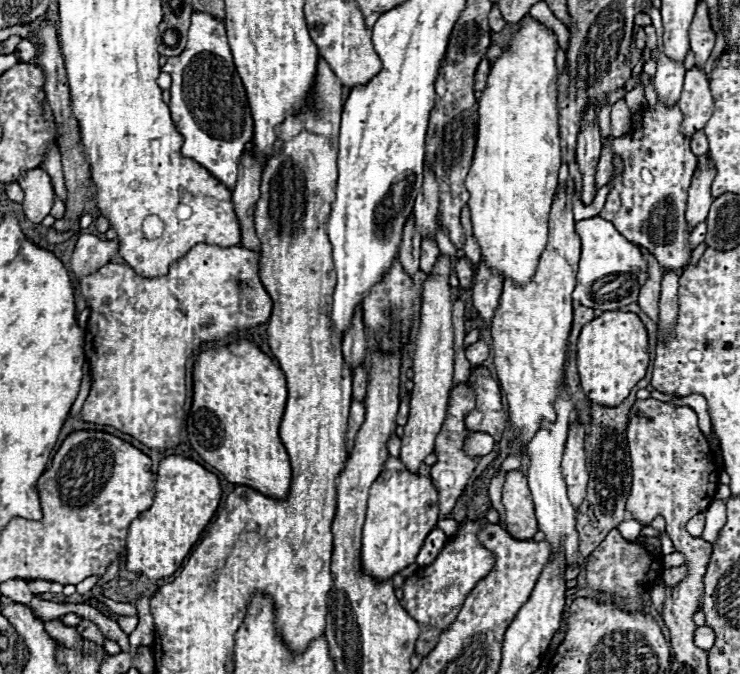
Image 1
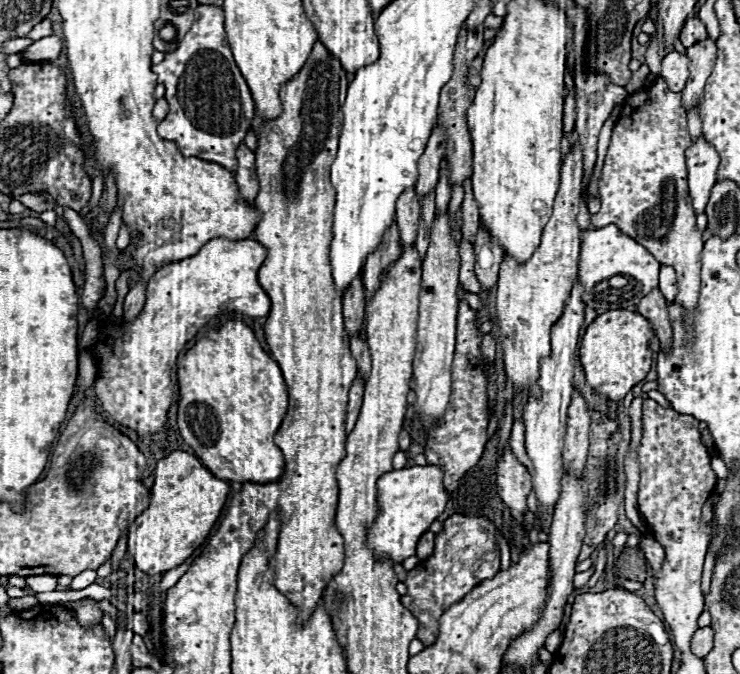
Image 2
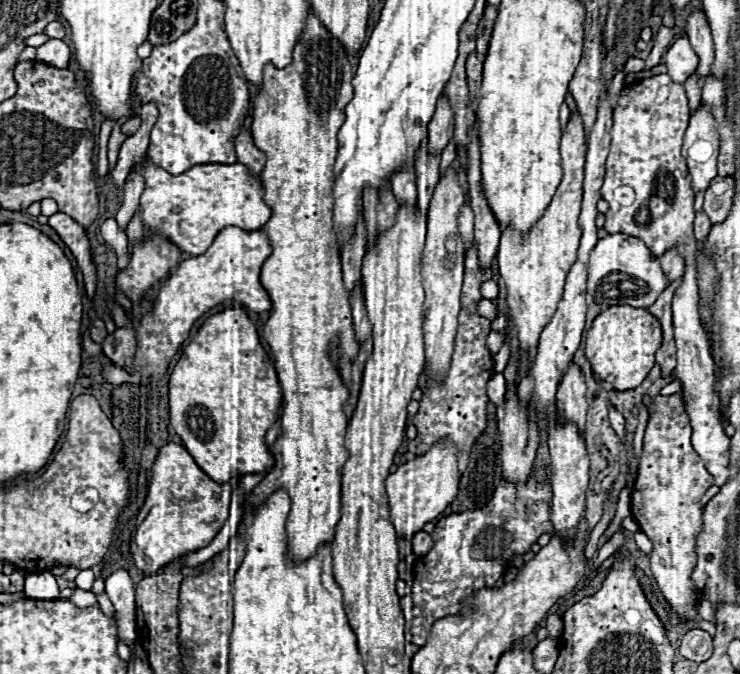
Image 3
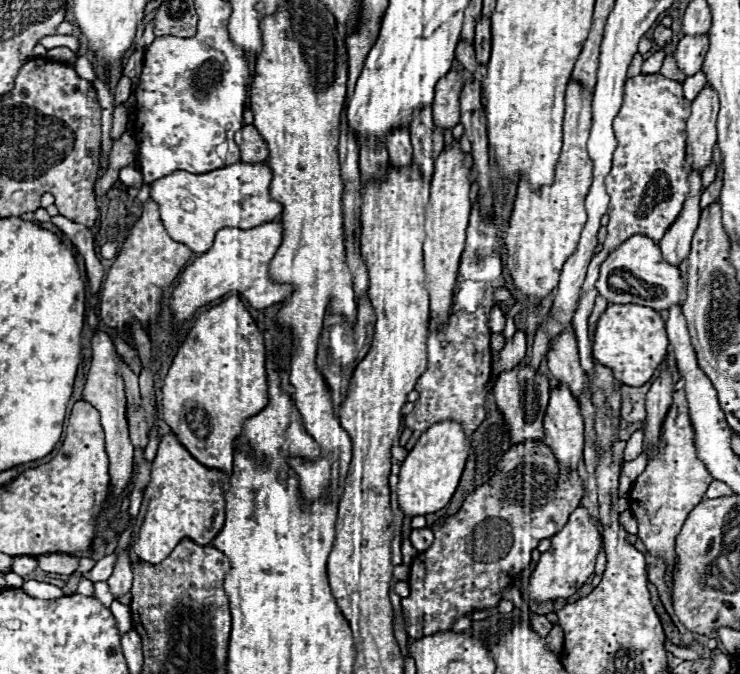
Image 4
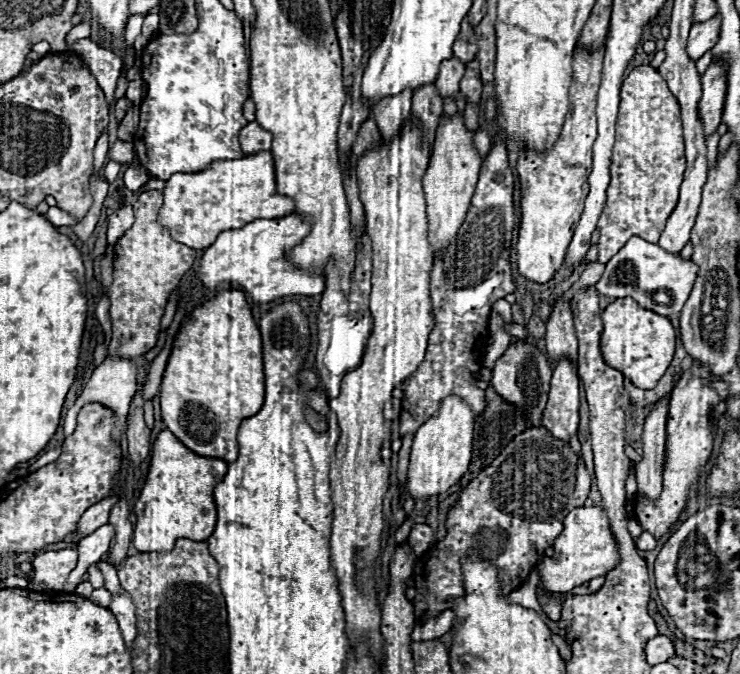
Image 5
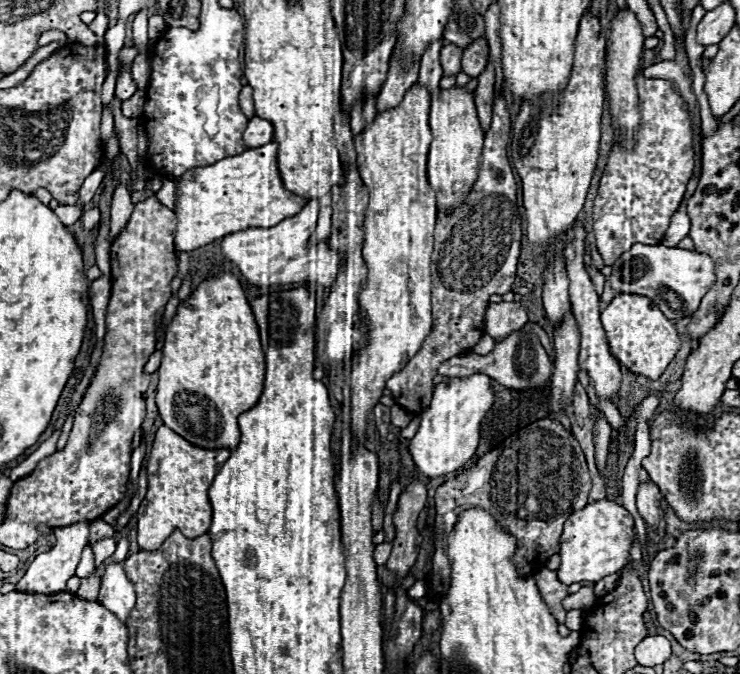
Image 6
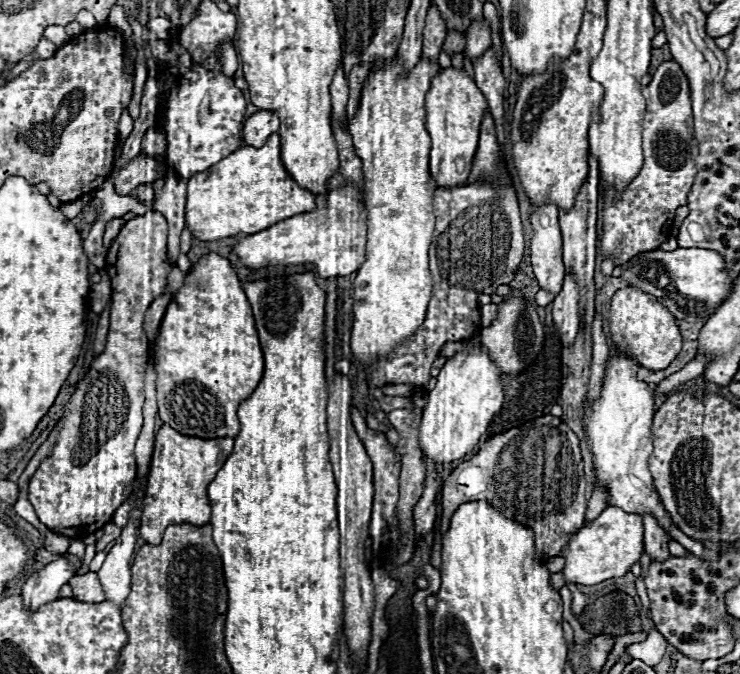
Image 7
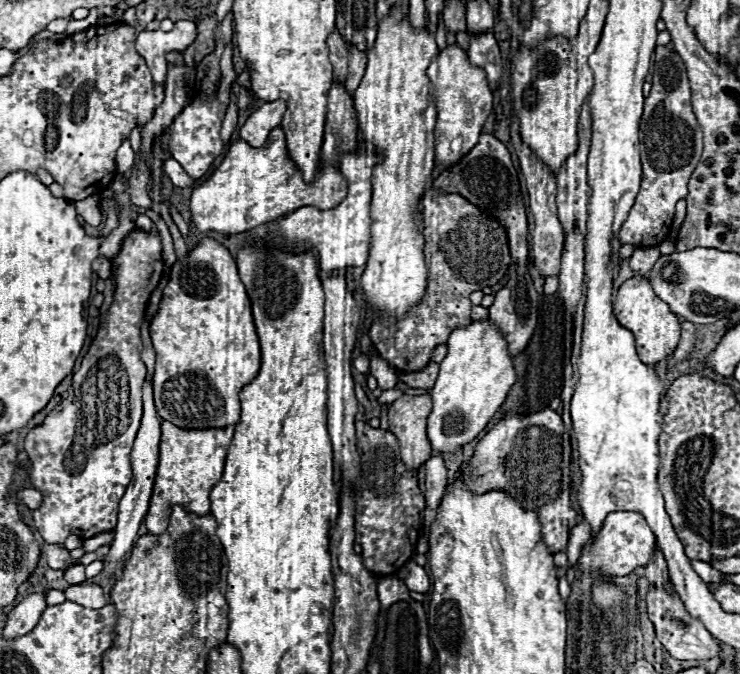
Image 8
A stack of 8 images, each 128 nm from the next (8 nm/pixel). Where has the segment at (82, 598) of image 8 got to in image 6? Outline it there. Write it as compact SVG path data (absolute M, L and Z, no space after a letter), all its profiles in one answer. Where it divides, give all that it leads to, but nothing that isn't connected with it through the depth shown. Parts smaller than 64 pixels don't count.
M92 574L90 578L82 578L82 584L80 584L80 590L76 592L76 596L84 598L84 600L96 600L98 590L100 590L100 578L96 574Z

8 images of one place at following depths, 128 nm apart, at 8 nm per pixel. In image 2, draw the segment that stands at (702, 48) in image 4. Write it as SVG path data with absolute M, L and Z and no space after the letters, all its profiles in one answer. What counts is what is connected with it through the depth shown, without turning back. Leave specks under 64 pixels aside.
M670 52L662 58L662 70L660 78L668 84L668 90L680 92L688 80L688 56L682 56L678 52Z

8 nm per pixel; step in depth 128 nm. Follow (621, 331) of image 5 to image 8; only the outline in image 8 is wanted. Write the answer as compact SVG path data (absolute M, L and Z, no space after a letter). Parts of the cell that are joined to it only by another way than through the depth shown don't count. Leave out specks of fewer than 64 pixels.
M636 276L626 280L614 300L614 316L620 322L620 326L628 328L636 338L636 350L644 364L658 364L660 360L666 360L670 354L674 354L678 342L680 342L680 322L676 314L670 312L668 304L662 302L648 280Z

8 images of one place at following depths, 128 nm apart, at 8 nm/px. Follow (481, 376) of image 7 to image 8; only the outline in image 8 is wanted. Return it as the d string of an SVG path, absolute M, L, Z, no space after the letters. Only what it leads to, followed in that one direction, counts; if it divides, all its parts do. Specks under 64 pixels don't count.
M490 320L456 328L448 338L448 354L440 362L440 374L430 390L432 412L428 416L428 440L436 454L456 452L472 442L500 410L508 390L516 382L516 370L504 336Z

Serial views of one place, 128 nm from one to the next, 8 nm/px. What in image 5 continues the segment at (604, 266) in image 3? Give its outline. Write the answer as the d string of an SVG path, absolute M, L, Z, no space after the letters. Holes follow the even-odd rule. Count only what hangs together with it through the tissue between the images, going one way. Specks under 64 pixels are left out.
M630 238L626 242L626 246L616 256L612 256L608 260L606 272L600 278L600 284L596 284L594 288L600 294L612 296L612 298L630 296L640 306L644 306L648 310L654 310L662 316L672 316L672 314L678 314L682 310L684 302L688 300L688 294L692 290L696 274L698 274L698 266L694 262L682 260L680 256L674 256L674 254L668 254L658 244L646 242L642 238ZM656 290L668 290L670 304L656 304L654 302Z

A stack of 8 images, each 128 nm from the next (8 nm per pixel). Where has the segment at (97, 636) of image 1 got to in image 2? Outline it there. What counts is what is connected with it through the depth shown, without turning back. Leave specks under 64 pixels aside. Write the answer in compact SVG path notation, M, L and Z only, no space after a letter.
M88 600L88 602L82 602L76 610L76 618L78 618L78 622L80 622L80 626L86 626L86 628L90 628L90 626L96 626L96 624L100 624L100 618L102 618L102 612L98 610L98 604L94 602L94 600Z

